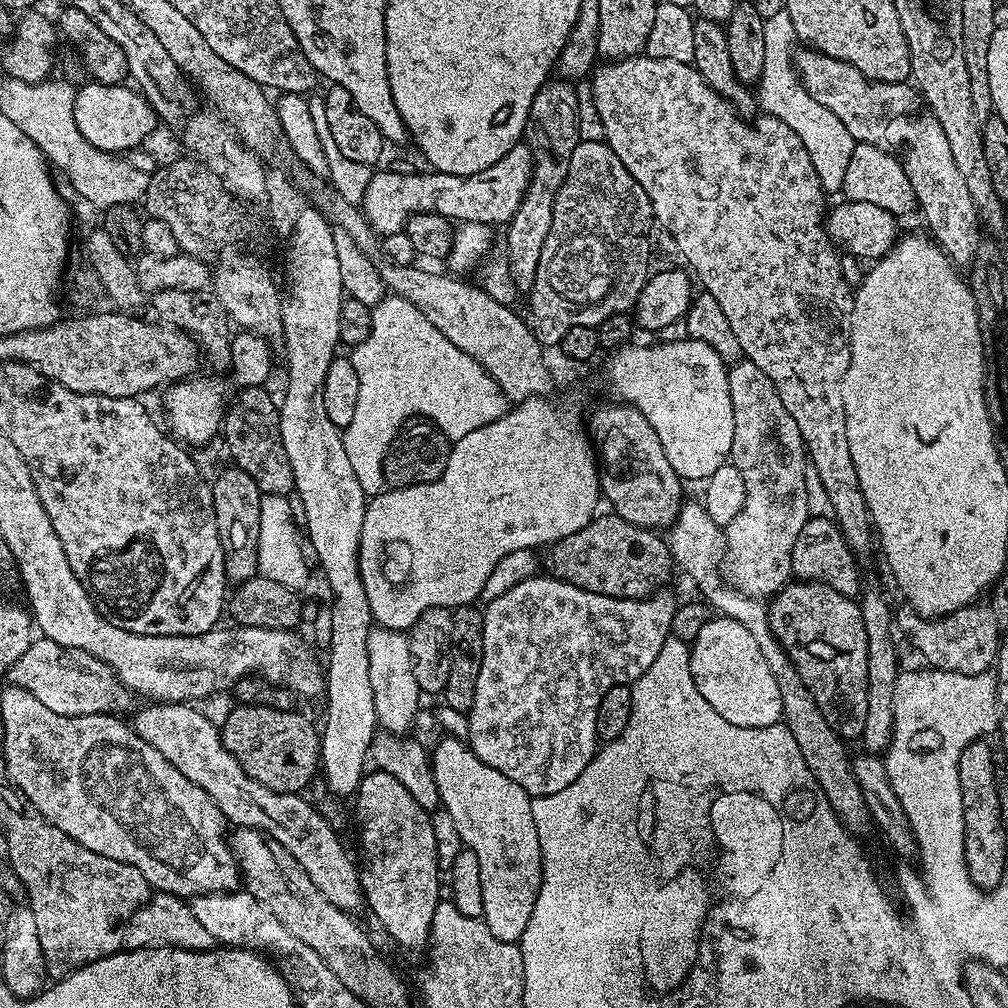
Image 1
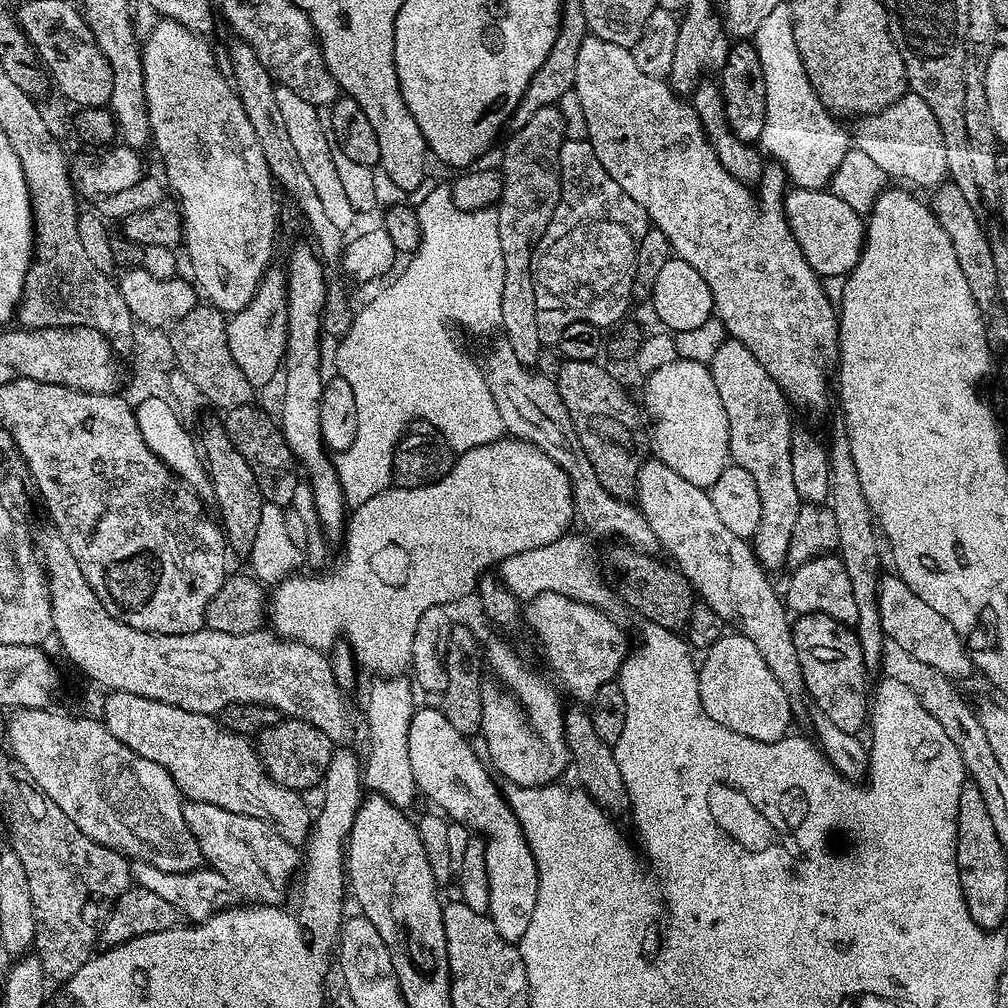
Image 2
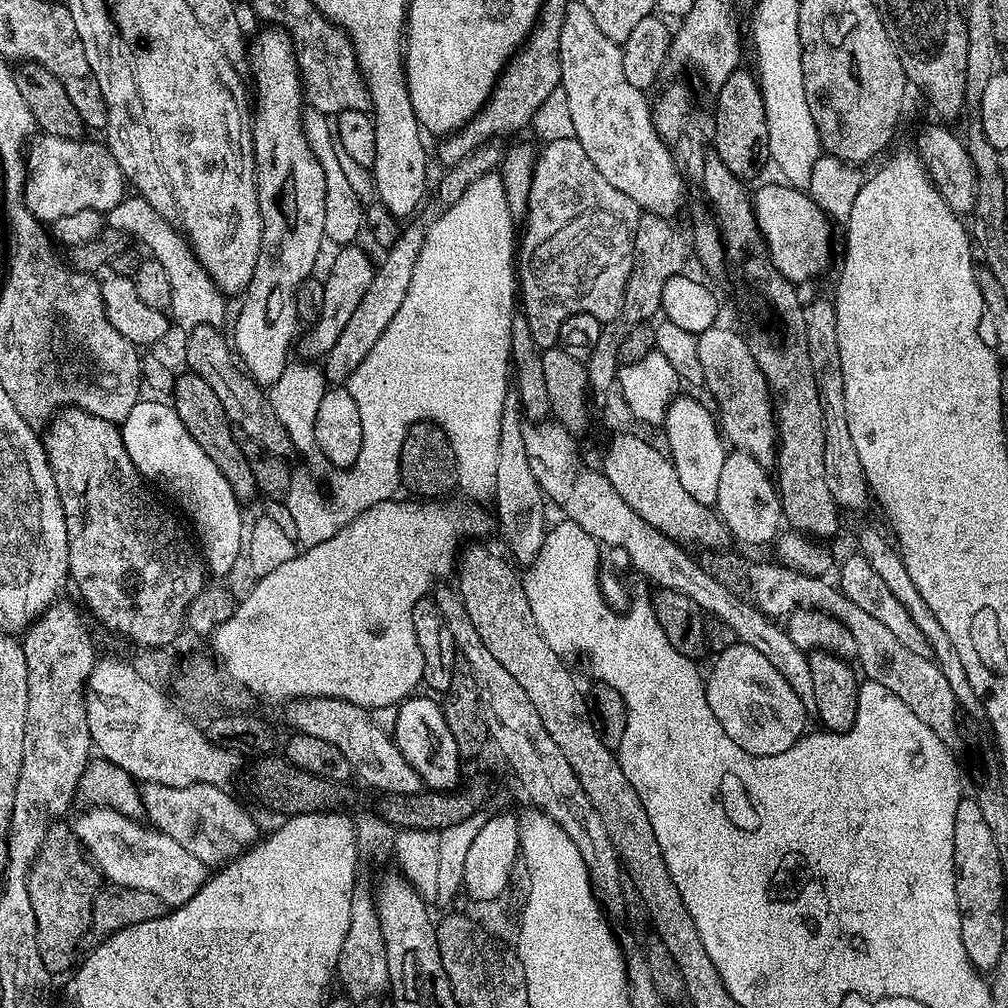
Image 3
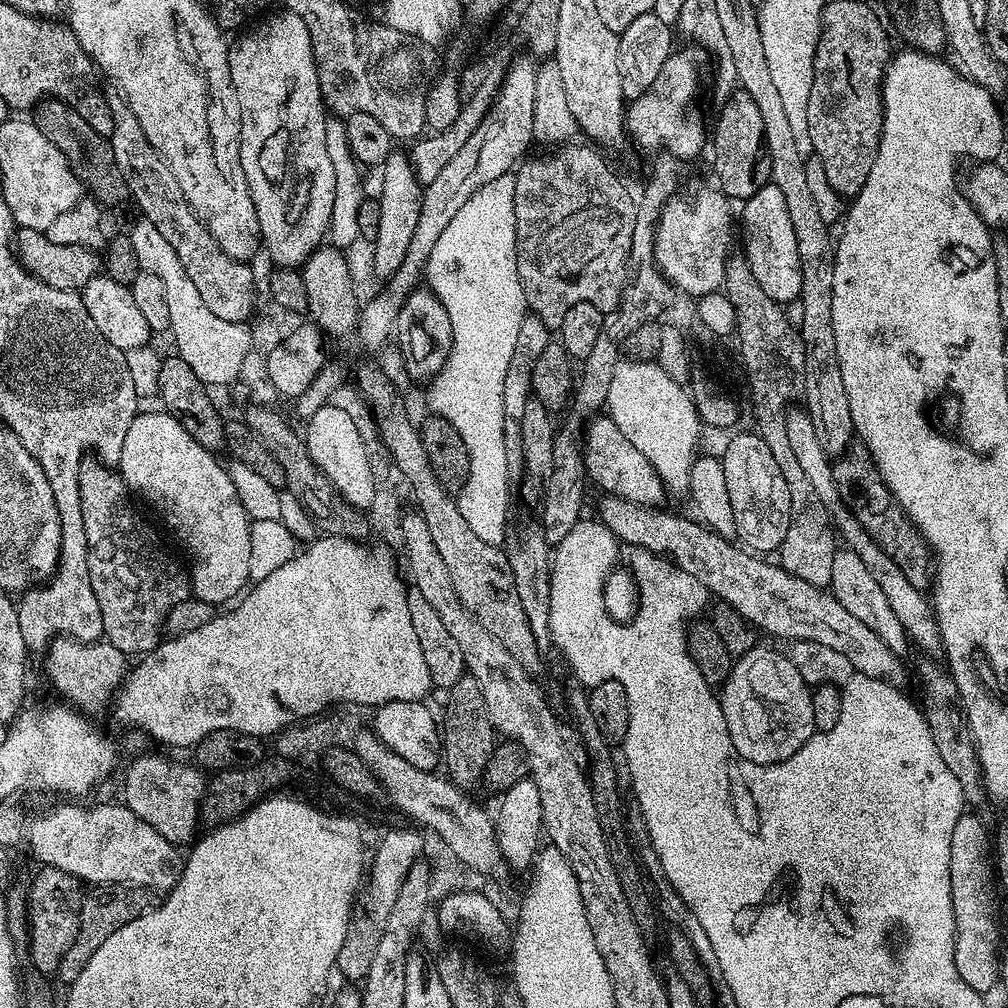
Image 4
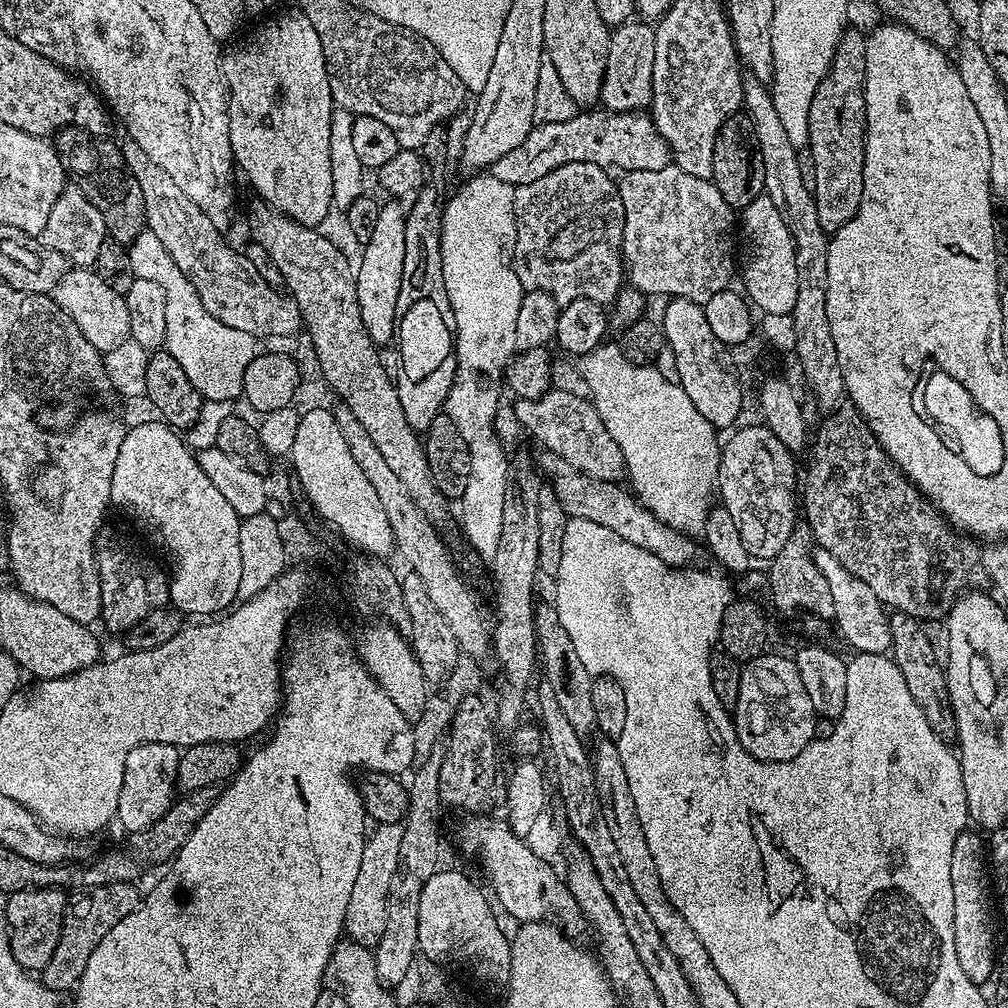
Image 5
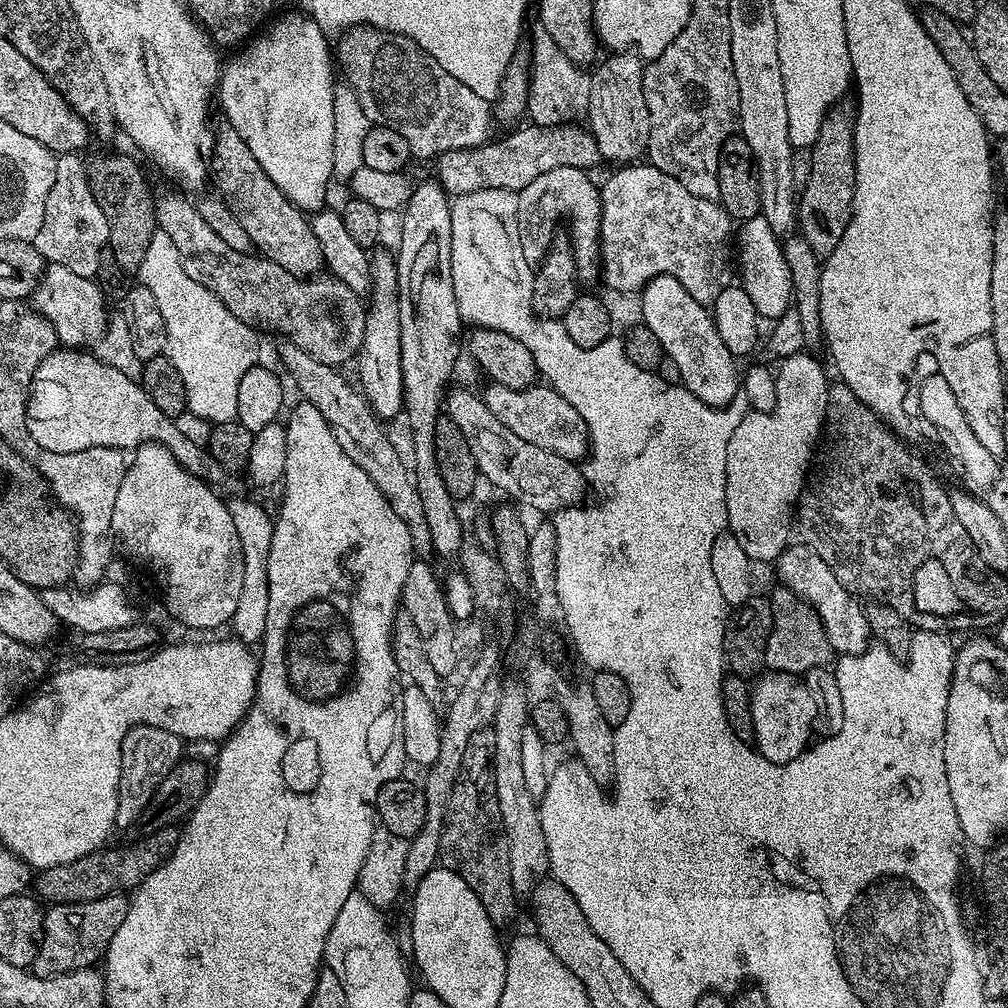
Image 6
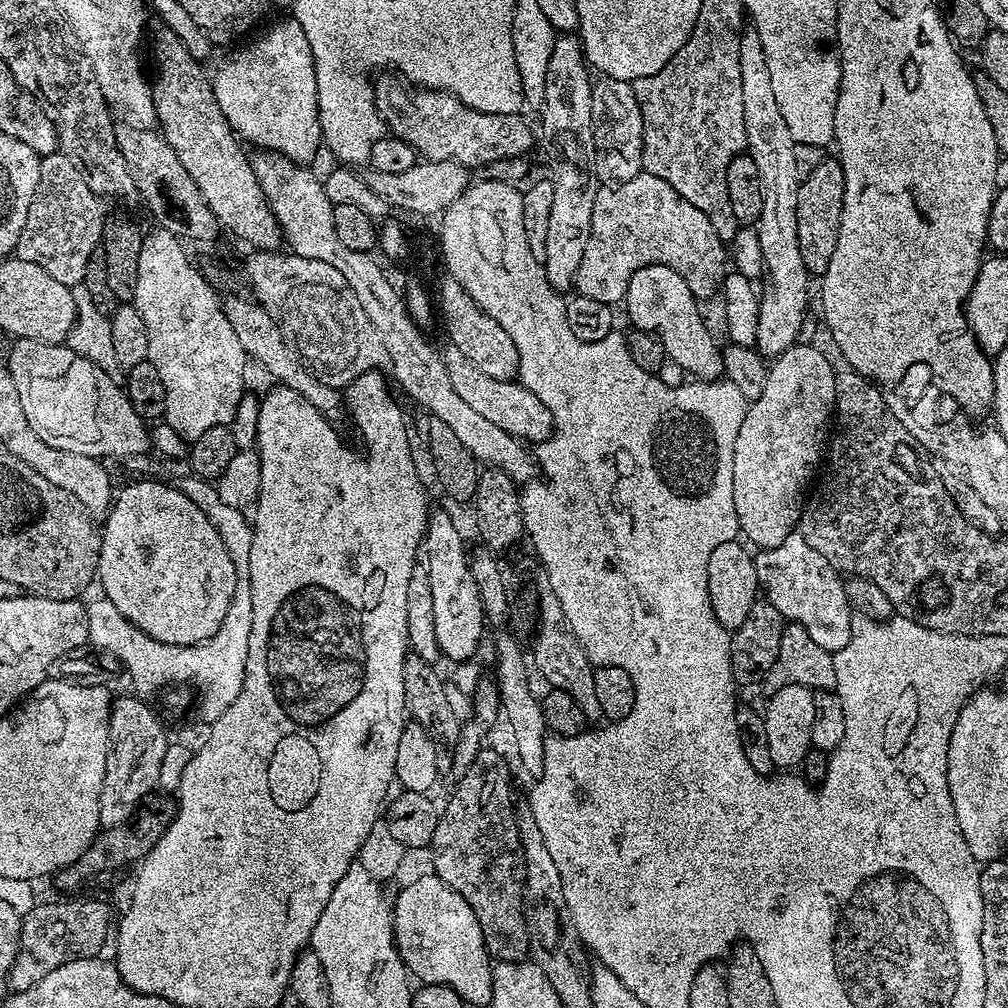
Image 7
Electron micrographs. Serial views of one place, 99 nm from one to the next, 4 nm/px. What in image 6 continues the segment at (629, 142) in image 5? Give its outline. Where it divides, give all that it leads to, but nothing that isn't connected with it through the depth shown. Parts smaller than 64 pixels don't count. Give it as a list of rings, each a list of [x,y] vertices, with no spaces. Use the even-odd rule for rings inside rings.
[[[529,123],[528,128],[520,128],[500,141],[480,144],[477,148],[459,148],[441,152],[436,164],[435,179],[444,187],[445,192],[453,197],[465,196],[468,192],[477,192],[483,188],[501,188],[519,194],[538,174],[554,170],[558,166],[574,166],[592,170],[598,161],[596,139],[591,131],[579,123],[538,126]]]

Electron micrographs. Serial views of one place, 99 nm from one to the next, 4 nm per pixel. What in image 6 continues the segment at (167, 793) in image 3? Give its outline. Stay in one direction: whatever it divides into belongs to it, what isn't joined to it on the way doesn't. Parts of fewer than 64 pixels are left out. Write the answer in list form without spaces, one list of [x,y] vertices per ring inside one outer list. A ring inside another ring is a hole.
[[[139,724],[122,738],[120,743],[120,785],[118,786],[118,808],[115,827],[128,828],[140,819],[140,812],[148,804],[152,792],[162,782],[162,778],[174,767],[181,755],[180,737],[154,726]]]

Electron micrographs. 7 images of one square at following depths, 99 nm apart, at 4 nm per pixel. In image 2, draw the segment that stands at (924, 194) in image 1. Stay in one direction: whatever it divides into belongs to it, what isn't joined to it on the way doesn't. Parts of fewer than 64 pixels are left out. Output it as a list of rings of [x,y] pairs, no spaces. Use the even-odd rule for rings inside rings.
[[[945,182],[935,189],[933,200],[930,200],[932,213],[938,218],[942,230],[946,230],[950,242],[954,242],[954,258],[958,258],[958,266],[962,266],[962,274],[966,274],[966,286],[970,286],[970,294],[974,294],[974,302],[980,307],[981,313],[988,314],[997,307],[998,270],[994,270],[994,254],[990,250],[989,233],[984,232],[980,225],[977,209],[966,202],[962,190],[951,182]]]

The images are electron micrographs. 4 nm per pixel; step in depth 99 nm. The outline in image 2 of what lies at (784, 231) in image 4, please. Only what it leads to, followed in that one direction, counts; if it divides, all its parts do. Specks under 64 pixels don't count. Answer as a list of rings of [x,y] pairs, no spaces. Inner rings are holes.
[[[793,187],[784,197],[784,216],[810,266],[821,278],[847,277],[864,250],[866,220],[830,190]]]

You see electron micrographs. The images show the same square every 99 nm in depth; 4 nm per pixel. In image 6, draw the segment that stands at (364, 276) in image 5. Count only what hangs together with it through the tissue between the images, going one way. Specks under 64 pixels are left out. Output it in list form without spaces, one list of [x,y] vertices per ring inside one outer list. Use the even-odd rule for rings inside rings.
[[[372,252],[370,256],[372,277],[371,296],[374,300],[366,304],[364,312],[364,339],[360,345],[360,380],[358,387],[368,399],[373,412],[399,413],[404,406],[404,391],[400,370],[400,311],[396,289],[396,257],[389,252]]]

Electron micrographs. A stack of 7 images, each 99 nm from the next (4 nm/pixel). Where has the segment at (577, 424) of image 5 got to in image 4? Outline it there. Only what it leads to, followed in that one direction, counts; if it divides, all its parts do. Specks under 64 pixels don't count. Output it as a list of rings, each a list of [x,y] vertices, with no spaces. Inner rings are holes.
[[[600,414],[593,417],[584,430],[585,445],[584,471],[587,479],[600,488],[605,495],[625,497],[638,505],[659,507],[666,497],[666,489],[660,475],[652,464],[646,461],[646,456],[639,453],[638,448],[631,445],[630,440],[618,430],[611,417]]]

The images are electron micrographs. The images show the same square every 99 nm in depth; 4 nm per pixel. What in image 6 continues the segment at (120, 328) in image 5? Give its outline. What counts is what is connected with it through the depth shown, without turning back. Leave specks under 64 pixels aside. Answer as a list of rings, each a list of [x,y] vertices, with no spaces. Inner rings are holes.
[[[48,264],[34,291],[34,301],[36,300],[34,308],[44,319],[48,320],[61,345],[67,346],[69,349],[79,349],[81,346],[88,346],[84,344],[90,343],[91,340],[99,341],[105,333],[110,314],[108,310],[104,310],[104,296],[100,292],[103,292],[101,285],[97,284],[95,279],[74,274],[74,270],[66,270],[66,266]]]

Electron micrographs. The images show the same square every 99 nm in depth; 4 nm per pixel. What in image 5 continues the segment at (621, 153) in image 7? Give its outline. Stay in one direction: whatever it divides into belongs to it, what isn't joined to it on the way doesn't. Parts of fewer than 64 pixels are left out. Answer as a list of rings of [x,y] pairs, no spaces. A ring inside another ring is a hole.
[[[633,18],[621,24],[608,37],[606,74],[600,87],[599,103],[609,113],[644,110],[652,102],[652,79],[654,78],[654,42],[656,29],[651,23]]]

